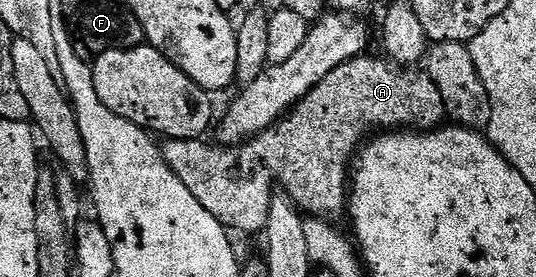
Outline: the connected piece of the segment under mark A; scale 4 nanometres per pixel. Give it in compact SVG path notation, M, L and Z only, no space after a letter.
M370 56L353 57L324 75L324 79L320 79L320 83L316 83L316 87L312 87L312 91L308 91L308 95L304 95L304 99L278 124L243 144L223 147L221 144L209 145L206 139L170 139L161 146L162 154L172 171L176 171L180 181L188 187L188 191L200 199L204 211L213 215L227 230L239 229L242 233L258 234L265 230L270 204L276 196L274 181L279 181L286 188L283 190L303 214L337 219L341 213L343 216L348 205L348 178L352 173L352 162L367 138L379 131L433 131L447 120L444 95L429 72L422 70L421 73L421 68L403 67L393 60L381 61L378 57Z

